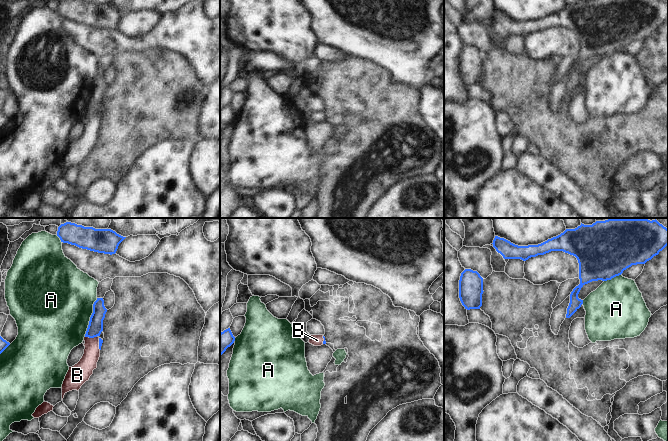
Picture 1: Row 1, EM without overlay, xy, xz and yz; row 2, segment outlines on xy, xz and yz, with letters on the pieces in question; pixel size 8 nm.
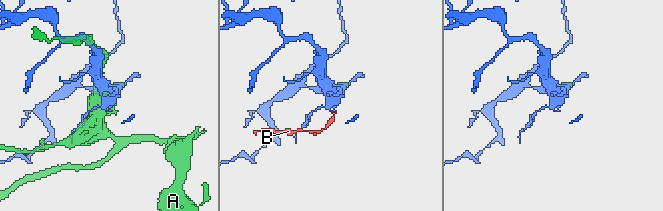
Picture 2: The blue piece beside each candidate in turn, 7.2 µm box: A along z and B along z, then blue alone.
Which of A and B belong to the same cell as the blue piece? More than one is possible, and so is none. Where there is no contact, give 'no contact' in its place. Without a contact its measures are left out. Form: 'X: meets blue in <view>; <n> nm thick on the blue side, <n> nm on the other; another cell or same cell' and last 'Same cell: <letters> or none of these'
A: meets blue in xy; 120 nm thick on the blue side, 500 nm on the other; another cell
B: meets blue in xy; 120 nm thick on the blue side, 140 nm on the other; same cell
Same cell: B

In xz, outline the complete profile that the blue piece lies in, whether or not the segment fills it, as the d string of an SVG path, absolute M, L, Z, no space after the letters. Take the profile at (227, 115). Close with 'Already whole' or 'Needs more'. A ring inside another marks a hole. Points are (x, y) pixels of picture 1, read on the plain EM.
M230 104L220 109L220 137L221 131L234 119L234 117L235 113L233 112Z. Already whole

